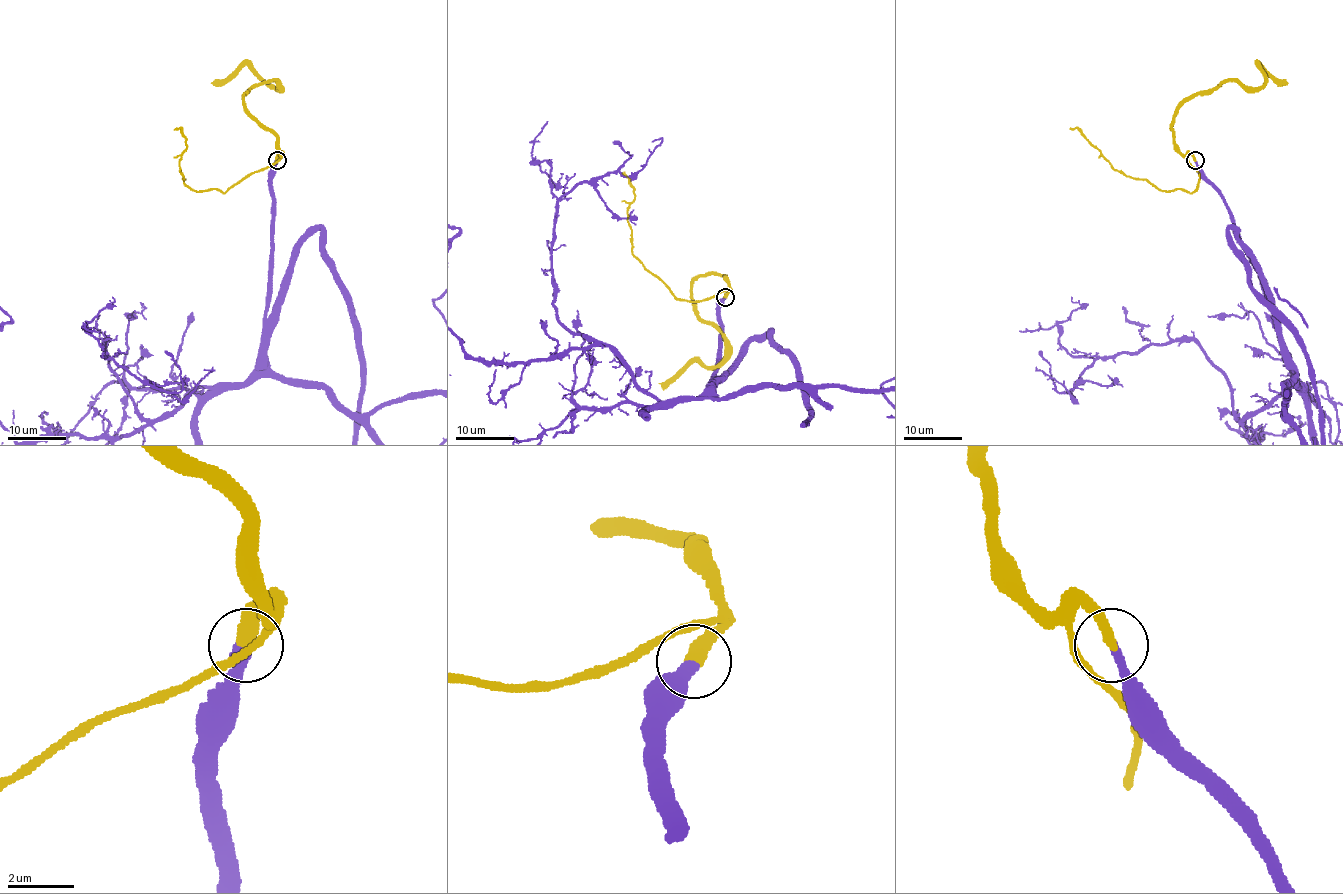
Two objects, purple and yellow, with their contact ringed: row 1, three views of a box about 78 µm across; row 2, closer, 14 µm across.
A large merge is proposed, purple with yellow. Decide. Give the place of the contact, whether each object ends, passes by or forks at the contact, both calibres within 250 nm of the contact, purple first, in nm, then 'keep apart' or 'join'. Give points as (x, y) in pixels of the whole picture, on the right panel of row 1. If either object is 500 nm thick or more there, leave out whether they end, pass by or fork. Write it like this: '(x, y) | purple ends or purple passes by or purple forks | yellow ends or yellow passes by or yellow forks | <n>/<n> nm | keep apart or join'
(1195, 160) | purple ends | yellow ends | 320/400 nm | join

